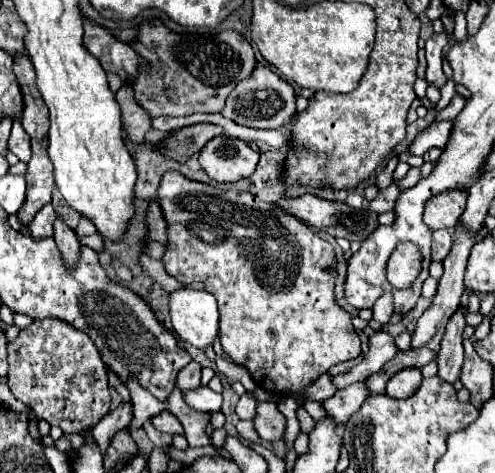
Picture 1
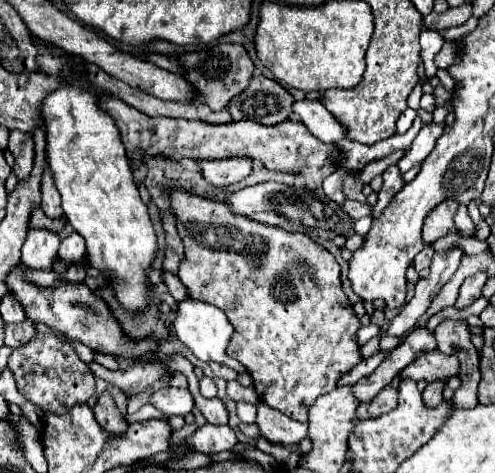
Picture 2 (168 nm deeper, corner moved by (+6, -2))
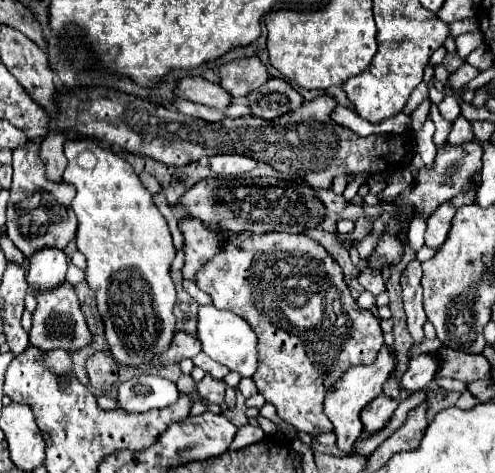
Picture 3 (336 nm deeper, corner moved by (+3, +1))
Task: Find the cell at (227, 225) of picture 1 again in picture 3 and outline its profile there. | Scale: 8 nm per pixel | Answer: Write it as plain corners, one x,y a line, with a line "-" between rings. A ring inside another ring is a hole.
233,235
233,243
229,243
221,255
215,255
215,259
205,263
205,267
197,271
195,281
199,289
211,295
217,309
233,311
235,315
243,317
253,331
257,331
261,359
253,381
267,403
277,407
279,417
291,423
297,431
313,437
333,431
333,425
323,411
325,395
349,367
373,363
379,347
383,347
379,319
353,301
337,261
319,243
305,235

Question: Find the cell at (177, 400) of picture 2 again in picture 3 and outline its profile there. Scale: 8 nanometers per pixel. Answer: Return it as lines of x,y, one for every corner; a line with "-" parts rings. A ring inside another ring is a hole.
135,375
117,387
117,403
123,411
141,413
175,403
179,391
173,381
159,375

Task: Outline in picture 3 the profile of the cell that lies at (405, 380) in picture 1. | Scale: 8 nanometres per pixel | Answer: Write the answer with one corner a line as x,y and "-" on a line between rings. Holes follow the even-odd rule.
379,395
377,399
373,399
373,403
369,403
369,407
365,407
365,411
361,411
363,429
367,433
381,431
389,423
389,419
391,419
393,411
397,409
397,405
399,405
399,401
389,399
385,395

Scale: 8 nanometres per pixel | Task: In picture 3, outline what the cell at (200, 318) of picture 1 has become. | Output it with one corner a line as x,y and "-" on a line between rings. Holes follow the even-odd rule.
213,305
199,307
199,319
197,319
197,337
203,345
203,351
219,361
221,365
229,367
231,371
241,373
243,377
251,377
257,369
257,335
249,327
249,323
241,317
237,317
231,311
221,311

